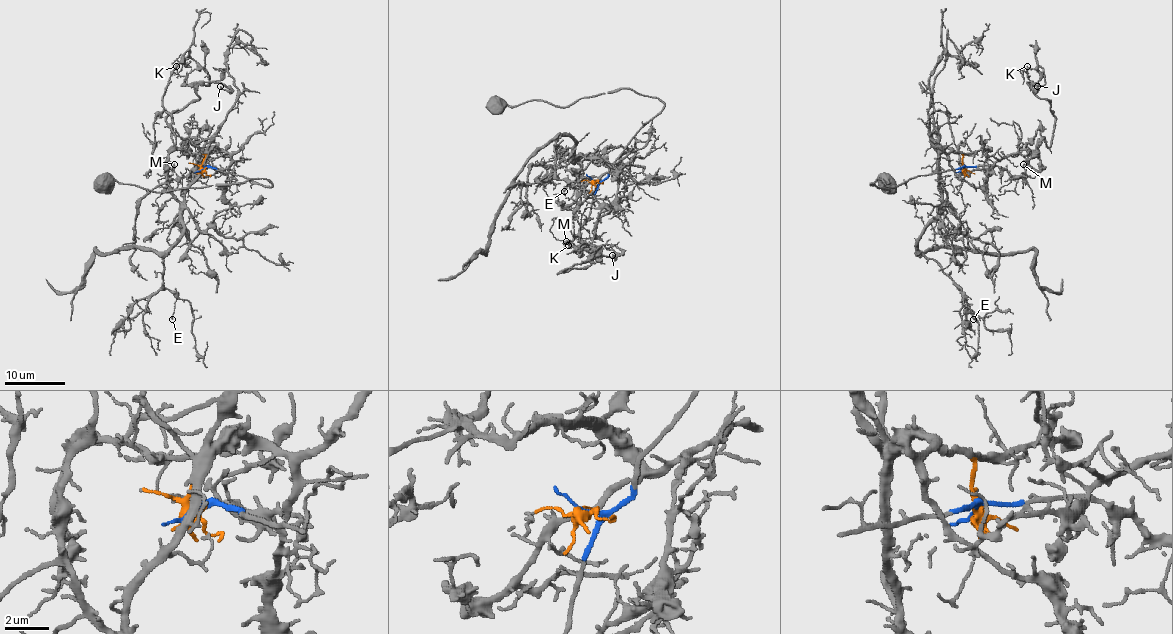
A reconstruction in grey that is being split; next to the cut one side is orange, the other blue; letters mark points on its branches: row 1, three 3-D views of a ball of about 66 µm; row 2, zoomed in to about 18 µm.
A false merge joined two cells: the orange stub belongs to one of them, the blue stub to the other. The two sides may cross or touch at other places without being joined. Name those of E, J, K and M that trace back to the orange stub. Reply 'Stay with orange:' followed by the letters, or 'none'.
Stay with orange: E

